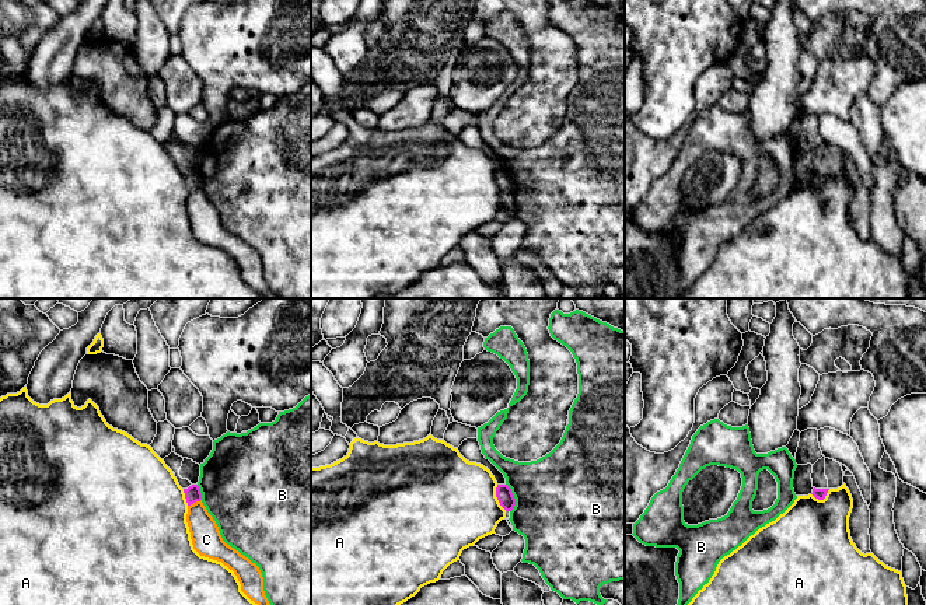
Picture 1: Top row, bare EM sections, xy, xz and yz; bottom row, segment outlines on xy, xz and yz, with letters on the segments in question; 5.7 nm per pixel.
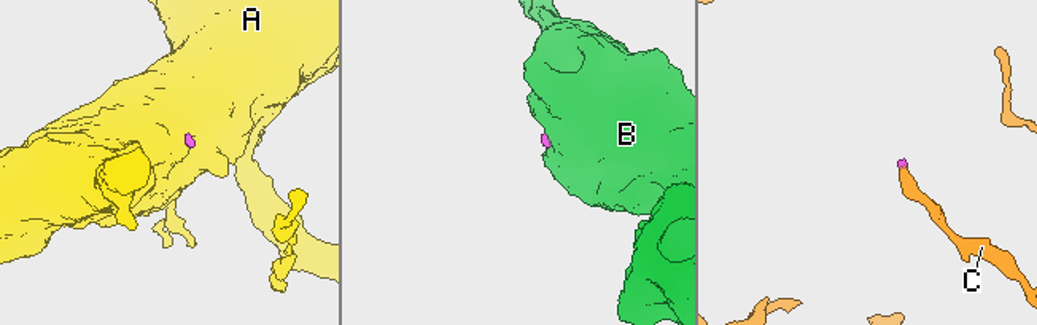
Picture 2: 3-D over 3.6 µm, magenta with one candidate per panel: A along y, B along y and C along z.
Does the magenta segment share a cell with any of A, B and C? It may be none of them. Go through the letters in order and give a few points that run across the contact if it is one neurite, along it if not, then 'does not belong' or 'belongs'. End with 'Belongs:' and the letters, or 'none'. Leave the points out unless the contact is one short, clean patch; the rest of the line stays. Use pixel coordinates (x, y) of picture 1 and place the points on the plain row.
A: xz (496, 171), (496, 185), (506, 196) | does not belong
B: xz (506, 170), (514, 185), (514, 193), (510, 198) | does not belong
C: xy (192, 181), (194, 188), (206, 226) | belongs
Belongs: C

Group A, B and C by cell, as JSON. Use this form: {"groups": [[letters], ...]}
{"groups": [["A"], ["B"], ["C"]]}

